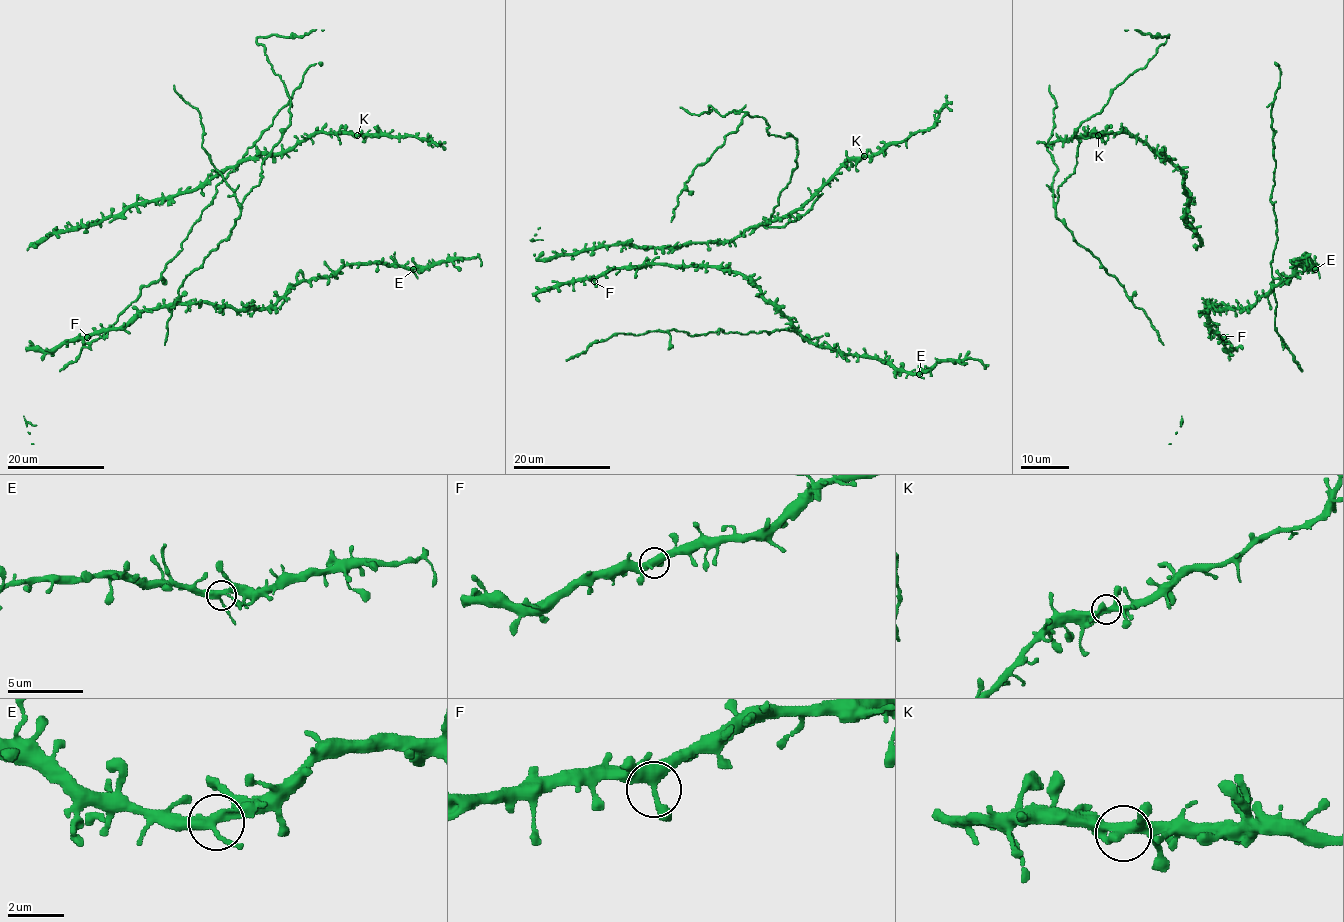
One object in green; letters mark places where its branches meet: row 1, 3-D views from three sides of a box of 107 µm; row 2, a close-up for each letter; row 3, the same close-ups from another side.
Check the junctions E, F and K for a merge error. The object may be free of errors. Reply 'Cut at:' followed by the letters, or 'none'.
Cut at: none

